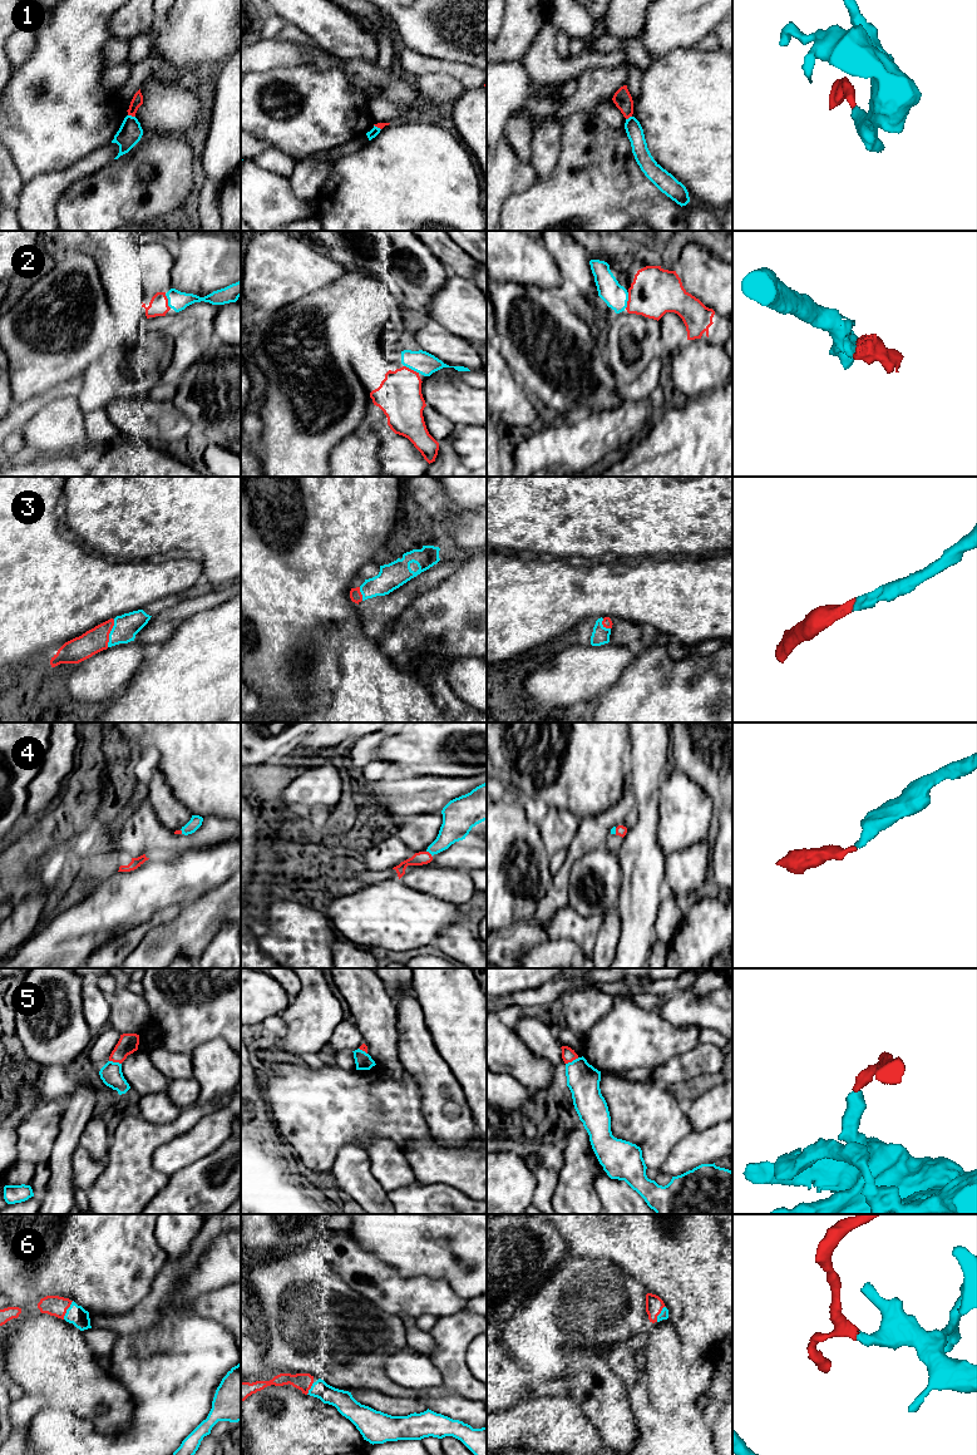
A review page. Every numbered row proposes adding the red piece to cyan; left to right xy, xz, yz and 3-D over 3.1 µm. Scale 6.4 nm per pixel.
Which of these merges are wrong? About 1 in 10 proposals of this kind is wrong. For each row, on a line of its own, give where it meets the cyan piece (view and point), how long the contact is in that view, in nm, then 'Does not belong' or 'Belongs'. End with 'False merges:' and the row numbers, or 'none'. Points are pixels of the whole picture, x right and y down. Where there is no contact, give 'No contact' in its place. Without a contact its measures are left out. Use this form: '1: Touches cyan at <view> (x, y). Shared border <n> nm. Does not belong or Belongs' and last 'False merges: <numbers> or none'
1: Touches cyan at xy (131, 116). Shared border 50 nm. Does not belong
2: Touches cyan at yz (627, 300). Shared border 110 nm. Belongs
3: Touches cyan at xy (109, 634). Shared border 180 nm. Belongs
4: Touches cyan at xz (429, 852). Shared border 50 nm. Belongs
5: Touches cyan at yz (573, 1060). Shared border 100 nm. Belongs
6: Touches cyan at xy (67, 1310). Shared border 140 nm. Belongs
False merges: 1

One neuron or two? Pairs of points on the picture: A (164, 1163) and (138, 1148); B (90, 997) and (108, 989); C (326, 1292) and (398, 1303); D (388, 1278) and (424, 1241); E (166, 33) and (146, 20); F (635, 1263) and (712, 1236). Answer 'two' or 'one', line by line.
A: two
B: two
C: two
D: two
E: two
F: one

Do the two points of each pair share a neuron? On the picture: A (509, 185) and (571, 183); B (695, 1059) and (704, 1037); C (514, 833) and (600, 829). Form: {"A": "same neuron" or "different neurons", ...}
{"A": "different neurons", "B": "different neurons", "C": "different neurons"}

